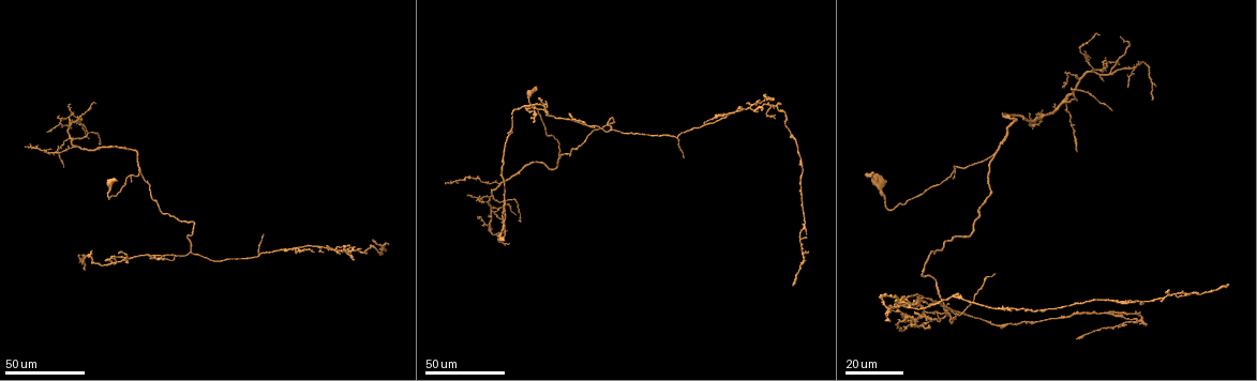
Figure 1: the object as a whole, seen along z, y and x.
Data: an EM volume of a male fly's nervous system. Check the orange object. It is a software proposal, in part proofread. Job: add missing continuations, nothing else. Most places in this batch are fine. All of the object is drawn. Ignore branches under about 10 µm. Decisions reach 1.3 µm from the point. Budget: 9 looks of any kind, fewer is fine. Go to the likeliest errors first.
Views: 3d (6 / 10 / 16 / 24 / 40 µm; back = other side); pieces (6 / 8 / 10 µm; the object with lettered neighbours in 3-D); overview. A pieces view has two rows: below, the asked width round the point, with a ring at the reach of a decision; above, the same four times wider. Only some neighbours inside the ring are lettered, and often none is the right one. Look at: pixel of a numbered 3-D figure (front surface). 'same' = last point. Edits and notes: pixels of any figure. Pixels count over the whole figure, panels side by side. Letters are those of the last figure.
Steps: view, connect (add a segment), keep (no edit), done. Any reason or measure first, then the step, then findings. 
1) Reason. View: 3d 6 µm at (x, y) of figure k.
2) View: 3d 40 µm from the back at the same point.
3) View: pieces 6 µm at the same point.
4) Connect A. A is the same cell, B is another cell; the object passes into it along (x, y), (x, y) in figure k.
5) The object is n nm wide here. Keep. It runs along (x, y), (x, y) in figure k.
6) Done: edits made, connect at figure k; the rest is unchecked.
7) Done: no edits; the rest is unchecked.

Branch stops here. View: 3d 40 µm at (503, 203) of figure 1.

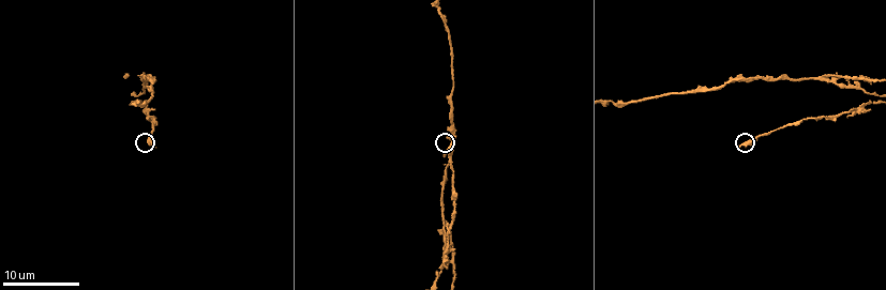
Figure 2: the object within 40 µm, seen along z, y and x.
Zoom in. View: 3d 6 µm at (453, 135) of figure 2.

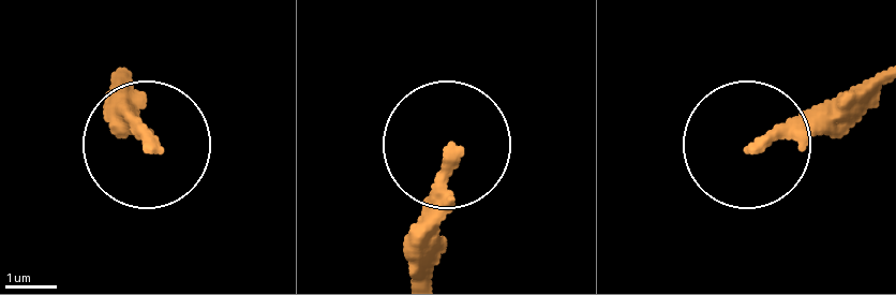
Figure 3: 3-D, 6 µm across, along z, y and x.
What lies round it. View: pieces 10 µm at (753, 145) of figure 3.

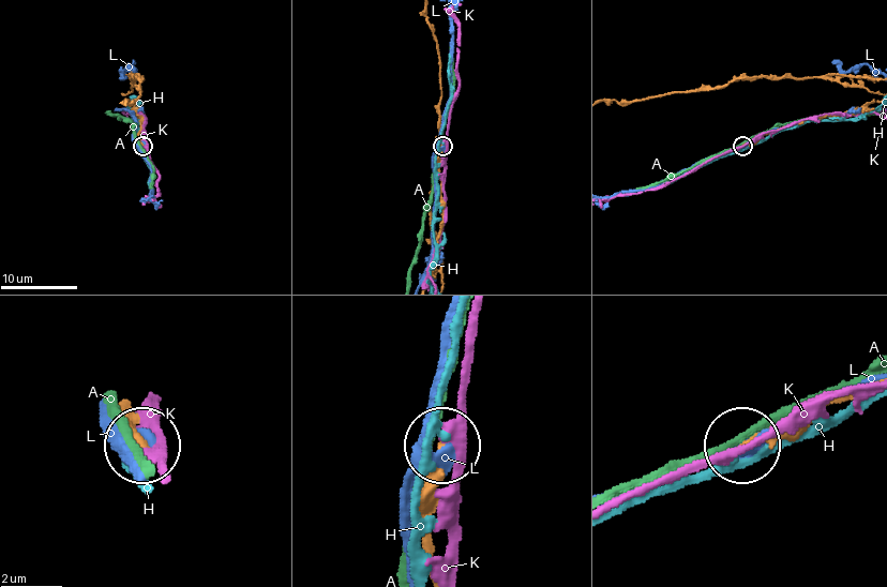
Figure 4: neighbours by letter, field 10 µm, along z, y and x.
Keep. A, H, K and L are other cells; no lettered segment goes on from it.

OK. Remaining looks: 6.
An open end. View: 3d 40 µm at (1076, 152) of figure 1.

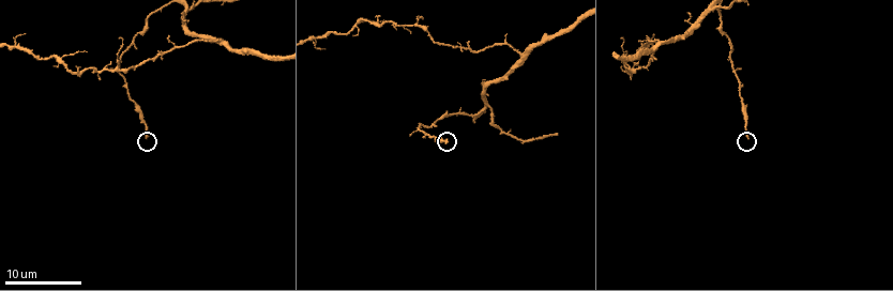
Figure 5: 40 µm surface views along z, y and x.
View: pieces 6 µm at (447, 141) of figure 5.

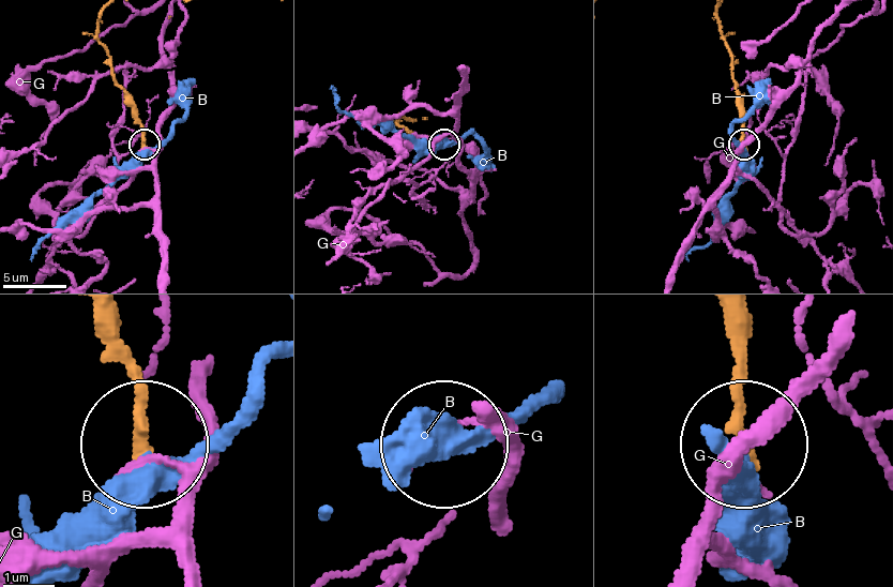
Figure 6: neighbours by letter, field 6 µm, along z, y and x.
Keep. B and G are other cells; it runs along (102, 14), (97, 40), (139, 125), (142, 144) in figure 6; no lettered segment goes on from it.

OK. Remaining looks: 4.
End of a long branch. View: 3d 40 µm at (794, 286) of figure 1.

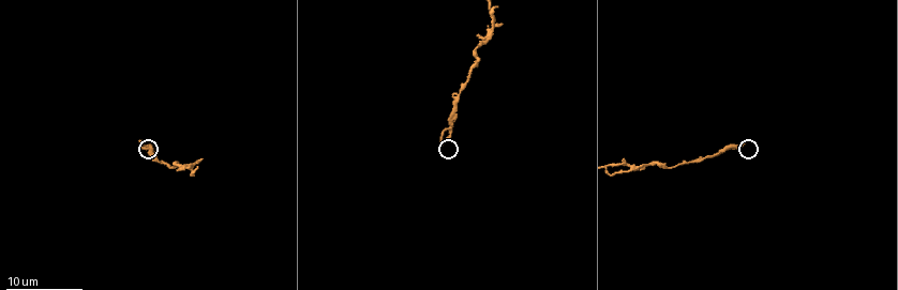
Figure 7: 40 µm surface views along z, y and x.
View: pieces 6 µm at (441, 144) of figure 7.

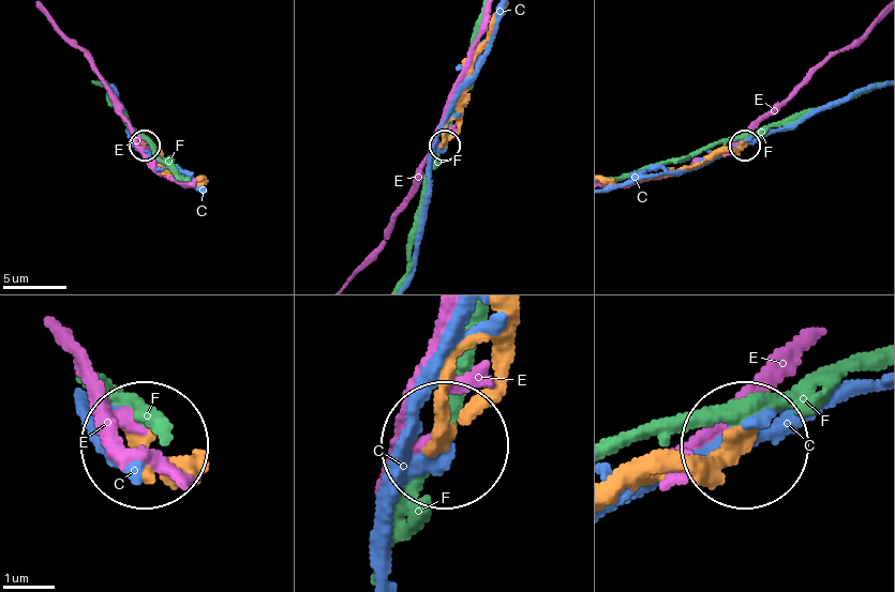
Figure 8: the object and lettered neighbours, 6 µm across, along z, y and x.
The object is 290 nm wide here. Keep. C, E and F are other cells; it runs along (498, 13), (488, 42), (474, 61), (456, 131), (445, 142) in figure 8; no lettered segment goes on from it.

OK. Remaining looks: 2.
Free end. View: 3d 24 µm at (321, 252) of figure 1.

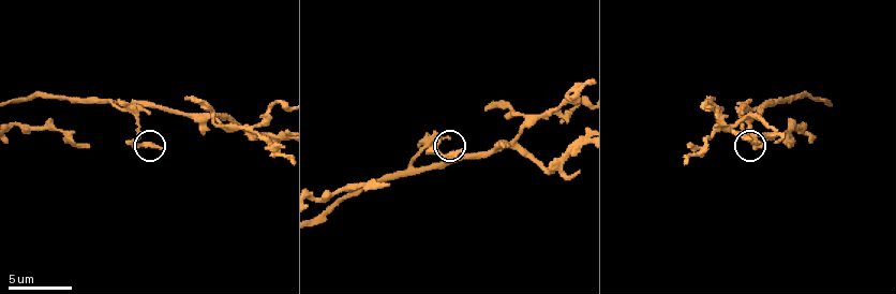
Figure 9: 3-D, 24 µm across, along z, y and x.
What lies round it. View: pieces 8 µm at (160, 148) of figure 9.

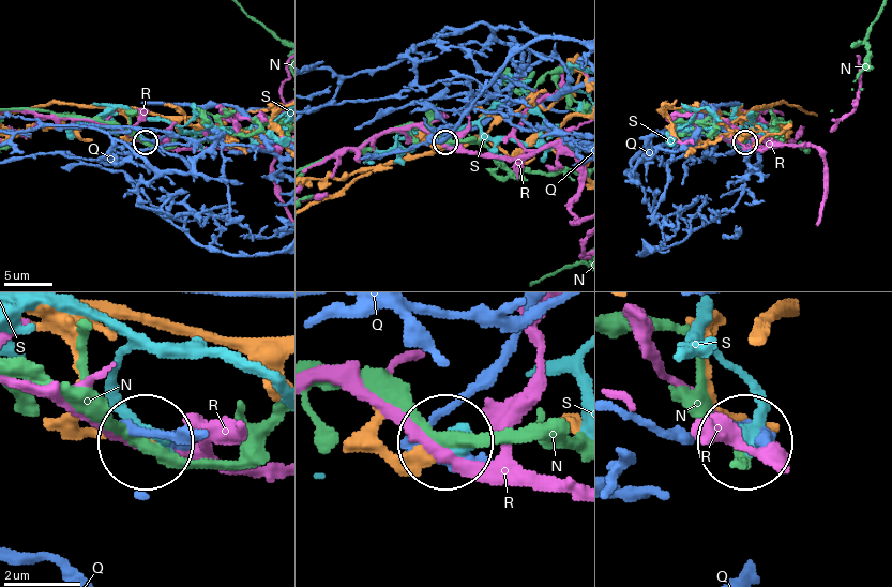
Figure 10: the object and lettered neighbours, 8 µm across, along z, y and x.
Keep. N, Q, R and S are other cells; none of them fits.

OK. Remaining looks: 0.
Done: no edits; the rest is unchecked.

